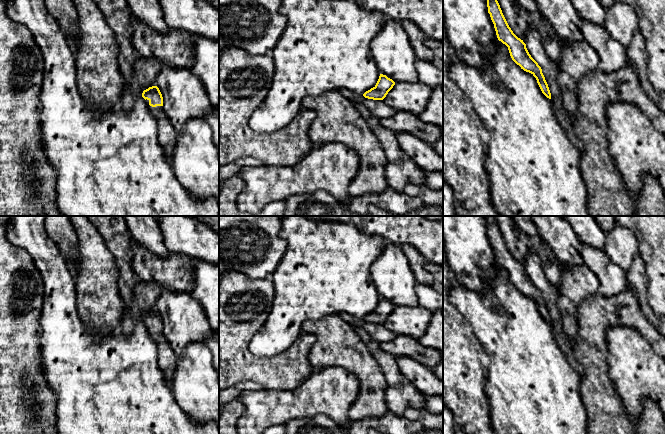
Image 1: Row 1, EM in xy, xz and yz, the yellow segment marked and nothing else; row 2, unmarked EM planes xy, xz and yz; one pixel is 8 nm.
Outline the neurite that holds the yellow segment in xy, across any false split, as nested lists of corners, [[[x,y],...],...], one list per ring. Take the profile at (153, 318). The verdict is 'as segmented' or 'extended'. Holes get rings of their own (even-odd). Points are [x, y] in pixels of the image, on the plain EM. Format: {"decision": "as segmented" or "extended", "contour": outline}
{"decision": "extended", "contour": [[[152,310],[143,315],[142,321],[158,347],[158,365],[170,384],[177,366],[178,357],[165,337],[162,318],[157,310]]]}

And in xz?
{"decision": "as segmented", "contour": [[[380,298],[376,309],[366,315],[363,320],[373,324],[383,324],[388,316],[393,312],[395,306],[386,299]]]}

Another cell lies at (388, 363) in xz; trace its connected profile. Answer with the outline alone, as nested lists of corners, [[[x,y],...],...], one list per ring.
[[[354,327],[354,330],[378,362],[388,386],[406,382],[405,376],[399,370],[397,357],[383,351],[380,348],[380,343],[374,340],[363,328]]]

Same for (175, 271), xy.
[[[131,239],[132,268],[142,282],[156,282],[175,292],[193,290],[193,260],[186,254],[172,253],[161,257]]]

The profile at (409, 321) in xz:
[[[395,307],[383,326],[397,335],[419,339],[427,330],[432,312],[422,307]]]

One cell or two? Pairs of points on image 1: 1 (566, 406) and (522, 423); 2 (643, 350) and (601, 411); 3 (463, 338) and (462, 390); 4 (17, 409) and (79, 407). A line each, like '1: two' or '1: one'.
1: one
2: two
3: one
4: two

